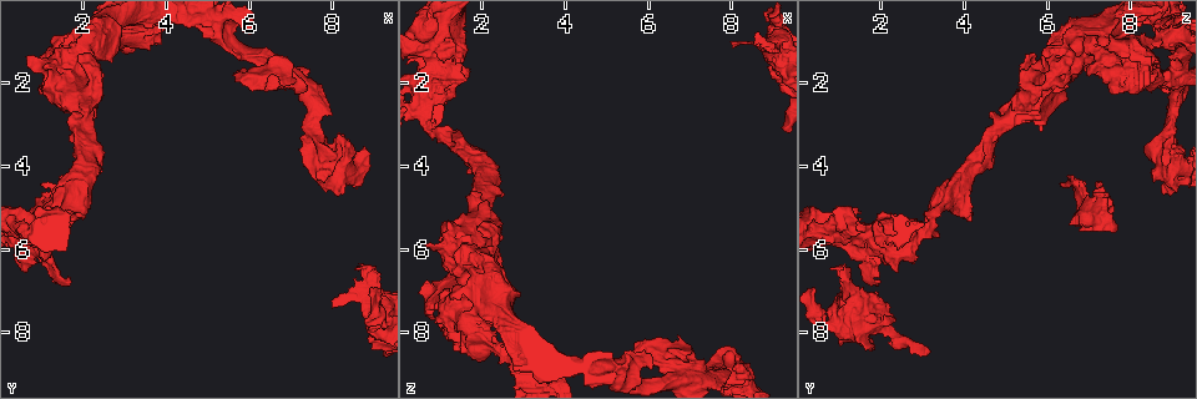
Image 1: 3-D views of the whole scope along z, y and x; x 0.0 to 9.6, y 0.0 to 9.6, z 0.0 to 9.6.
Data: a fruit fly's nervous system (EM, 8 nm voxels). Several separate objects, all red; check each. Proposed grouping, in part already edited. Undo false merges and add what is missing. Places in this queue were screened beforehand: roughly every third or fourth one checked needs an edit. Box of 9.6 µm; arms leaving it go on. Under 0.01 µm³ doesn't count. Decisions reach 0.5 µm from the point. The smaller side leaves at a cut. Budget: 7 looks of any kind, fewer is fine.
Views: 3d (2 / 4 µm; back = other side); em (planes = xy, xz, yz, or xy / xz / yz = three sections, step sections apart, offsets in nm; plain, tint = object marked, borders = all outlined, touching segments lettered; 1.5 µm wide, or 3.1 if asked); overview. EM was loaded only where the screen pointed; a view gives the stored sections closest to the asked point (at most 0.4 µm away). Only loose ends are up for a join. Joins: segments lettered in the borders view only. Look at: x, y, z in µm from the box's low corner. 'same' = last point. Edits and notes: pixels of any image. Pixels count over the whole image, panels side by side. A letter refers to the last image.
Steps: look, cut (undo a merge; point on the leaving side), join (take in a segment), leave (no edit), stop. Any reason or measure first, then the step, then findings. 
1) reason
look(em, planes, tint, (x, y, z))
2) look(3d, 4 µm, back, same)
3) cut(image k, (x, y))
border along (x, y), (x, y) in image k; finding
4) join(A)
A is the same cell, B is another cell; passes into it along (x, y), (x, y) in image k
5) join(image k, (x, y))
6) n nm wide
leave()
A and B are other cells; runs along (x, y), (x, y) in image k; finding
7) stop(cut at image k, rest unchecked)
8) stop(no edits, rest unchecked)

branch stops here
look(em, xz, step 4, borders, (8.20, 4.70, 8.80))

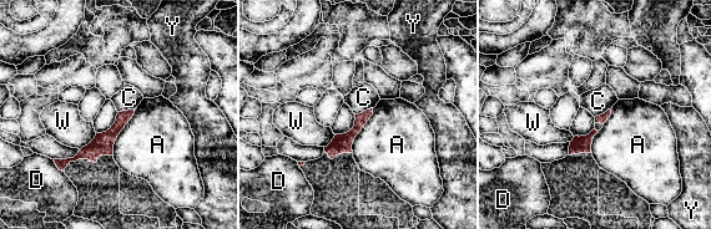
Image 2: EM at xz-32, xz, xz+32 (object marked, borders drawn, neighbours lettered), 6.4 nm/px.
leave()
A, C, D, W and Y are other cells; runs along (130, 112), (91, 152), (62, 162) in image 2; none of them fits

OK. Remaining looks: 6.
free end
look(3d, 4 µm, (8.65, 6.50, 0.80))

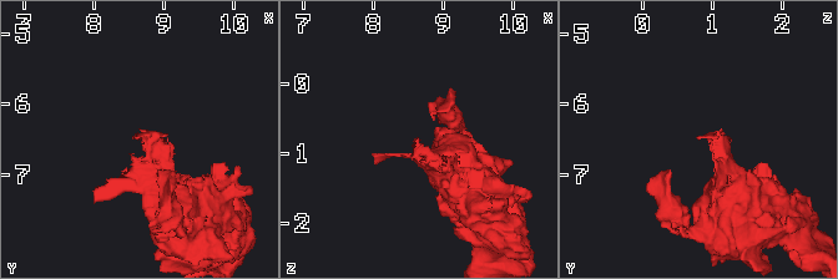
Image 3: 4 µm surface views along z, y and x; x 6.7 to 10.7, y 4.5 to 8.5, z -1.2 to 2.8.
shape alone is not enough
look(em, yz, step 4, borders, (8.65, 6.45, 0.80))

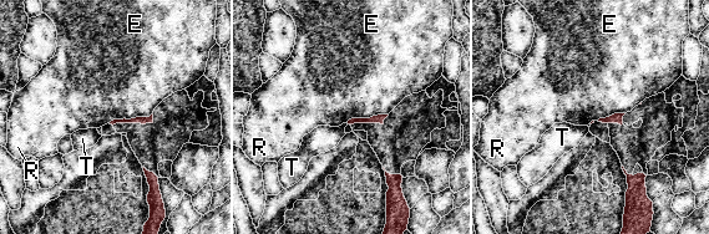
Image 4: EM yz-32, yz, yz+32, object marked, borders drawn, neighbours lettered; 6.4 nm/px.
leave()
E, R and T are other cells; border along (152, 112), (109, 122) in image 4; none of them fits

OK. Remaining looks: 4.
free end
look(em, planes, borders, (1.70, 5.25, 4.15))

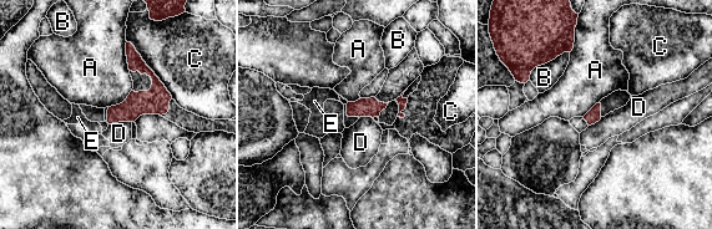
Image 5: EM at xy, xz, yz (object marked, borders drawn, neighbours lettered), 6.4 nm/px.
leave()
A, B, C, D and E are other cells; border along (131, 121), (119, 121), (109, 125) in image 5; no lettered segment goes on from it

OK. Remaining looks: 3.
stop(no edits, rest unchecked)

